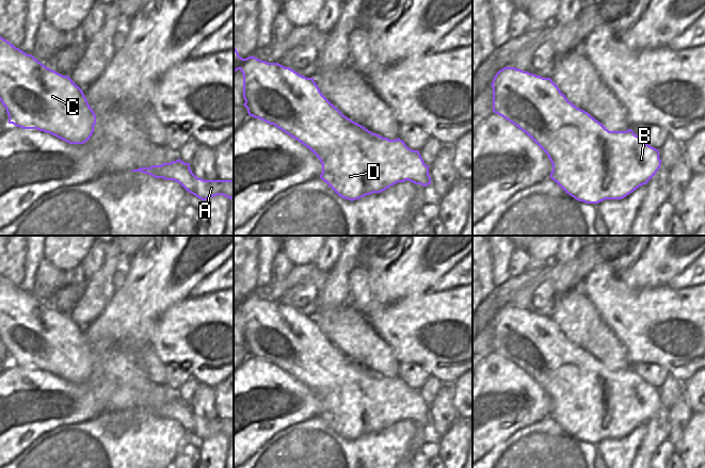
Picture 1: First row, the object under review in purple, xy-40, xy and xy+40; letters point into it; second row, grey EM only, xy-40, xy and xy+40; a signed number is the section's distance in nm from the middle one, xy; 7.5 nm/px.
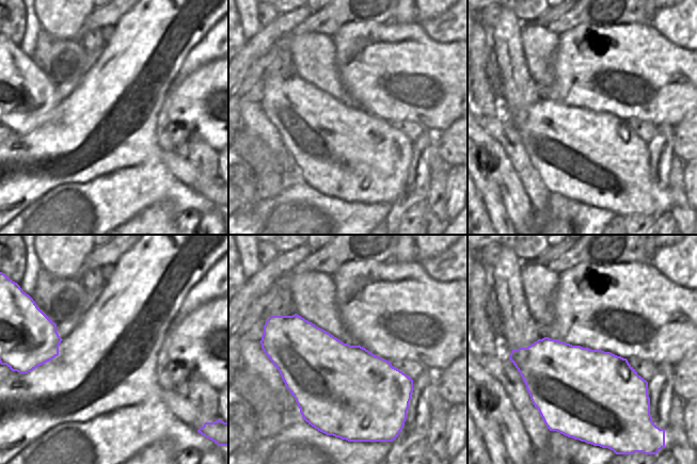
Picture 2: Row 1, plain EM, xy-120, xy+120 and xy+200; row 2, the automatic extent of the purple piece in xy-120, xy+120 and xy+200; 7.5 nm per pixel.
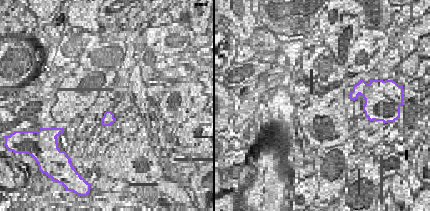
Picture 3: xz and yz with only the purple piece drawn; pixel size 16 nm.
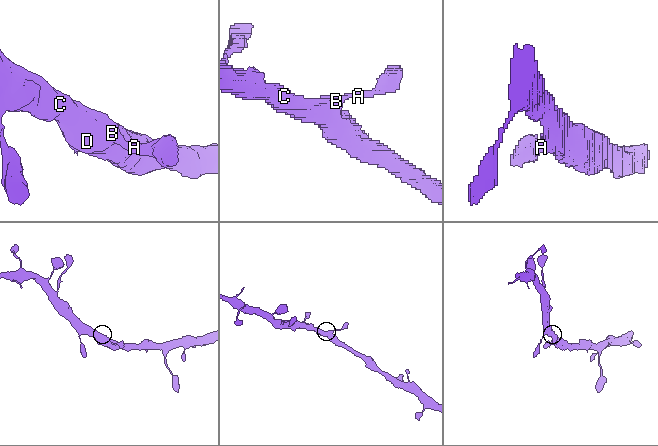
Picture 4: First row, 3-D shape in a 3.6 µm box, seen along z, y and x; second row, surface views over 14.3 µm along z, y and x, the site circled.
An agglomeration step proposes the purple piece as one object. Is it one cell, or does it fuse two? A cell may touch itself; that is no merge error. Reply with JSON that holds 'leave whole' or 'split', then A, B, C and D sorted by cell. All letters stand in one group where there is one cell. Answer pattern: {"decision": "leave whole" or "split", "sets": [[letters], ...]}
{"decision": "leave whole", "sets": [["A", "B", "C", "D"]]}

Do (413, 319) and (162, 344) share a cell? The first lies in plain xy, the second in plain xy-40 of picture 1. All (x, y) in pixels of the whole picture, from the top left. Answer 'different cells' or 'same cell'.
same cell

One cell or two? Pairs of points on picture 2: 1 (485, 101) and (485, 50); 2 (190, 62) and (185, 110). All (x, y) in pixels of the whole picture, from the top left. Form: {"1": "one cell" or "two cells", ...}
{"1": "one cell", "2": "two cells"}

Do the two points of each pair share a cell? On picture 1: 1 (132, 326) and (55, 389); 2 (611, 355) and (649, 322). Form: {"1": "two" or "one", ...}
{"1": "one", "2": "two"}

